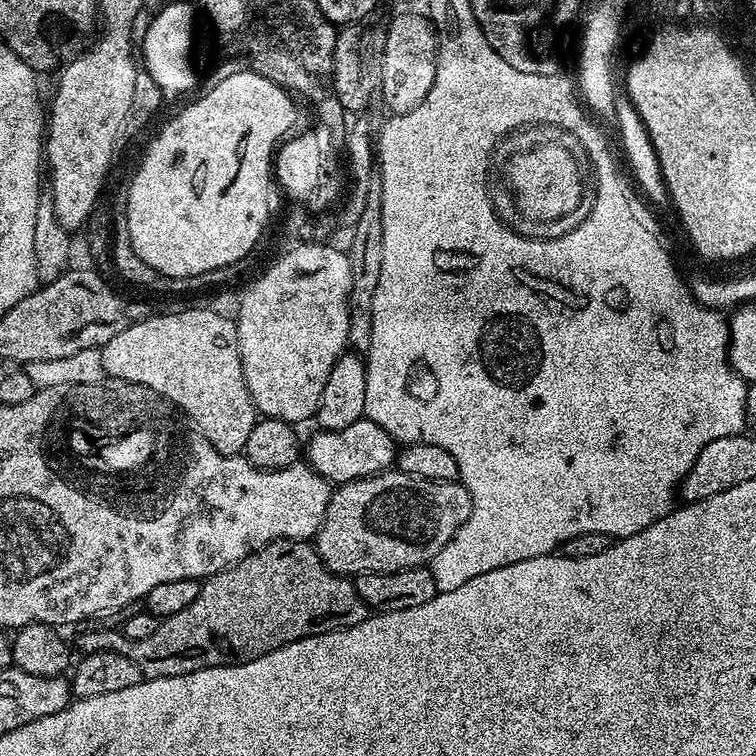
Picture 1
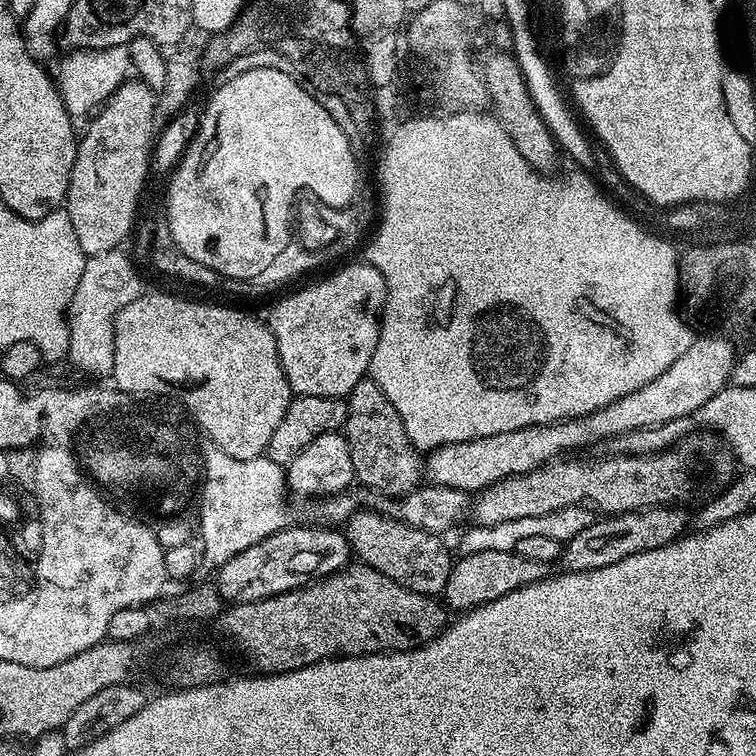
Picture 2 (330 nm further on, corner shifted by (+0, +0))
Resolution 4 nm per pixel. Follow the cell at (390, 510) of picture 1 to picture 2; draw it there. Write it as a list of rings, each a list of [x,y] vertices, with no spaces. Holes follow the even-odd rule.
[[[707,430],[694,431],[673,448],[667,448],[665,452],[653,456],[605,455],[600,458],[604,460],[596,460],[593,464],[570,459],[561,458],[551,464],[543,464],[542,467],[530,470],[526,474],[502,478],[502,482],[483,488],[471,505],[471,519],[476,519],[473,521],[481,528],[489,528],[498,526],[502,522],[514,522],[518,518],[538,518],[567,508],[581,507],[596,514],[617,516],[623,512],[643,512],[645,508],[689,506],[688,504],[695,505],[697,502],[704,502],[716,496],[738,475],[736,457],[716,433]]]

